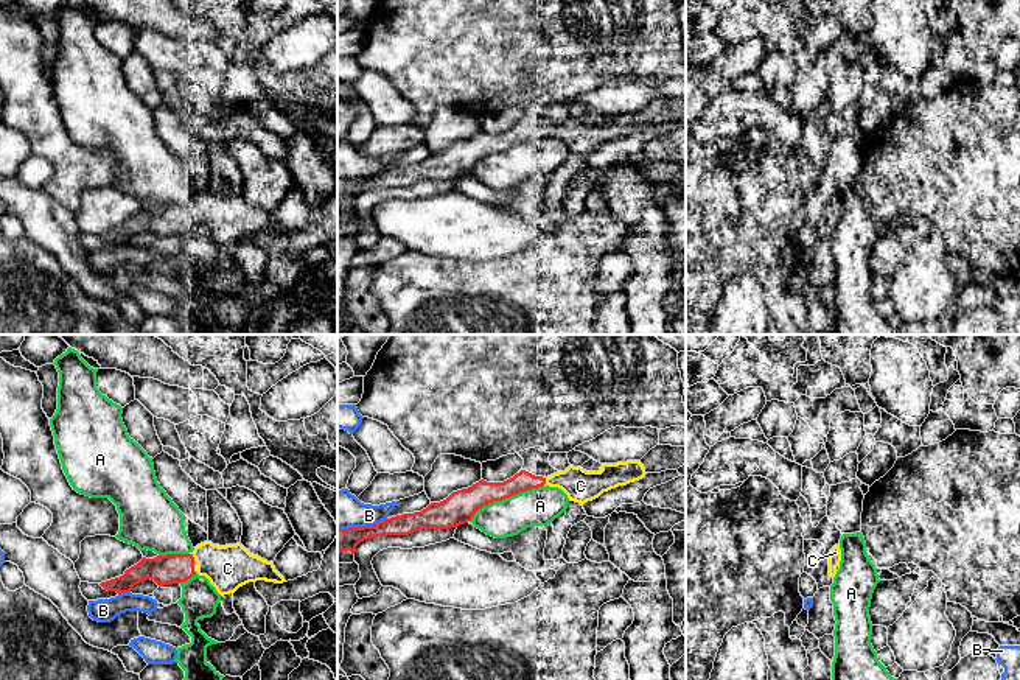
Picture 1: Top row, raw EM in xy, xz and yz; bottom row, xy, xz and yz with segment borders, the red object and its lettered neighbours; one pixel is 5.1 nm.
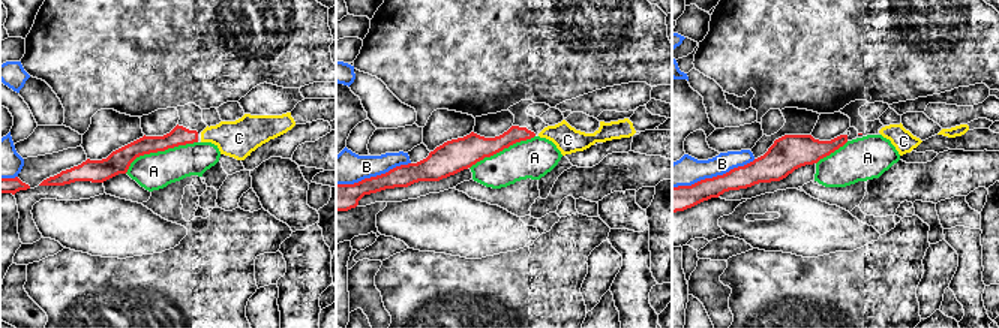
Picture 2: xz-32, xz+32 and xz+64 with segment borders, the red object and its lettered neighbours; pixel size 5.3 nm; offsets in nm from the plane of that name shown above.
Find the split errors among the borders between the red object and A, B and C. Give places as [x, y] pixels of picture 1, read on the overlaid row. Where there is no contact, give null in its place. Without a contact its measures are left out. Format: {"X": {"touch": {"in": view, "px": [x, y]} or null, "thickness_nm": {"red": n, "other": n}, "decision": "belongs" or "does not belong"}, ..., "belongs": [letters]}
{"A": {"touch": {"in": "xz", "px": [506, 497]}, "thickness_nm": {"red": 170, "other": 190}, "decision": "does not belong"}, "B": {"touch": {"in": "xz", "px": [364, 526]}, "thickness_nm": {"red": 120, "other": 190}, "decision": "does not belong"}, "C": {"touch": {"in": "xy", "px": [193, 559]}, "thickness_nm": {"red": 160, "other": 240}, "decision": "belongs"}, "belongs": ["C"]}

